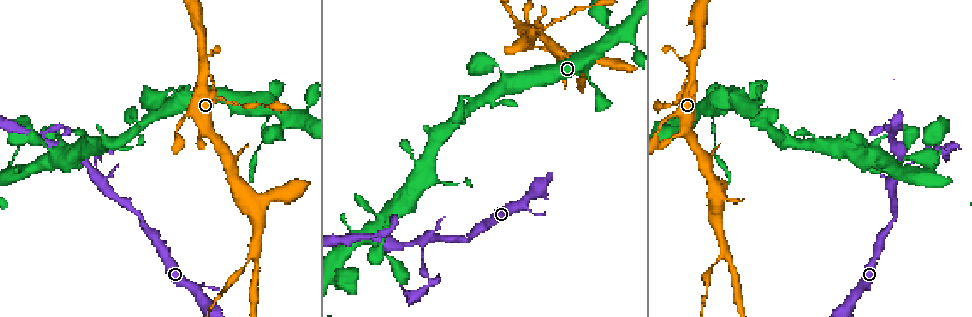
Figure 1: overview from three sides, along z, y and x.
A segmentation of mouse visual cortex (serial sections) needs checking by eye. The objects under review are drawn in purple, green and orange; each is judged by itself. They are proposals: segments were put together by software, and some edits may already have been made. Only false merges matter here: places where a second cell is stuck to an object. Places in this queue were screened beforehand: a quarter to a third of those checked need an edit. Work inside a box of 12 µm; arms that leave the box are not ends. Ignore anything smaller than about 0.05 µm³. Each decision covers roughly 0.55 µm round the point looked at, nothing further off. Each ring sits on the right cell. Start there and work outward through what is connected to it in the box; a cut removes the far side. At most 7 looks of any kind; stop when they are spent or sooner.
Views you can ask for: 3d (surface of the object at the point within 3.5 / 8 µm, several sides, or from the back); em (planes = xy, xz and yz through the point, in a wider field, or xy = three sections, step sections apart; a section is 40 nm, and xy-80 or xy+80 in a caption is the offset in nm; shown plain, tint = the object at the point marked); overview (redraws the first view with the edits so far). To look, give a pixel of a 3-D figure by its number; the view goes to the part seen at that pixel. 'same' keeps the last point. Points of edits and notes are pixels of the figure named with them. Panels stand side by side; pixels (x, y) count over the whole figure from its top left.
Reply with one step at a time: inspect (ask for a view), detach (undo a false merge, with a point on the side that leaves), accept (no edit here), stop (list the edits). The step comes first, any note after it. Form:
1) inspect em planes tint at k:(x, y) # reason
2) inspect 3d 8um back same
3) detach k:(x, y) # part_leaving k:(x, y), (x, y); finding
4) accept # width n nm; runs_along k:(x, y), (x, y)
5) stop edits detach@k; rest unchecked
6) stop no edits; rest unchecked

inspect 3d 3.5um at 1:(244, 269) # a narrow waist

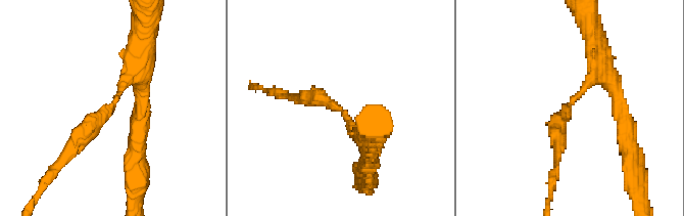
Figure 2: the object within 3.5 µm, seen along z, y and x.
inspect em xy step 3 tint at 2:(571, 106) # arm_widths 250, 300 nm; need the tissue

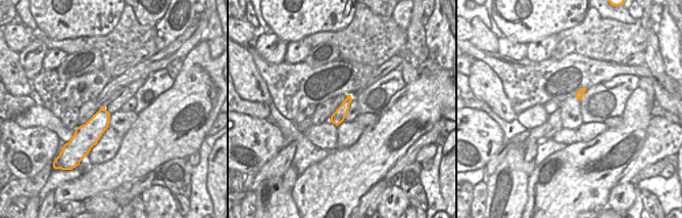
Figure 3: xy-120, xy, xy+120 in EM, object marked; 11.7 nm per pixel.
detach 2:(321, 100) # width 150 nm; part_leaving 2:(345, 113), (320, 97), (283, 94); two cells meet here

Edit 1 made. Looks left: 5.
inspect 3d 3.5um at 1:(267, 118) # sudden change in width

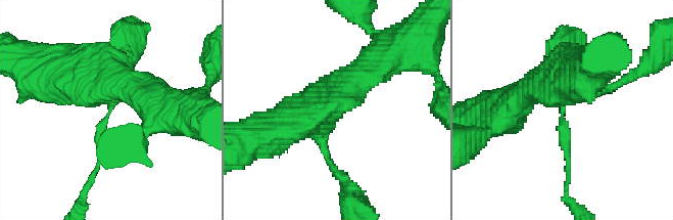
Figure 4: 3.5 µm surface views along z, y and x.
inspect em xy step 5 tint at 4:(106, 115) # now the EM

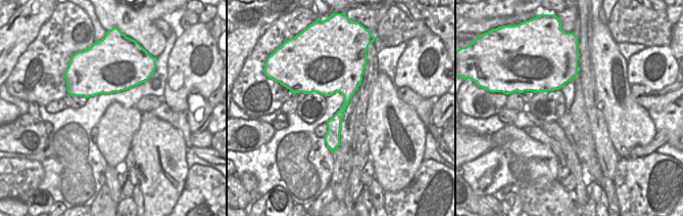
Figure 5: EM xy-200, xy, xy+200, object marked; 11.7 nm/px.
detach 4:(566, 143) # border 5:(343, 103), (346, 105); two cells meet here

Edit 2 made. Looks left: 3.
inspect 3d 8um at 1:(94, 173) # side arm on a straight run

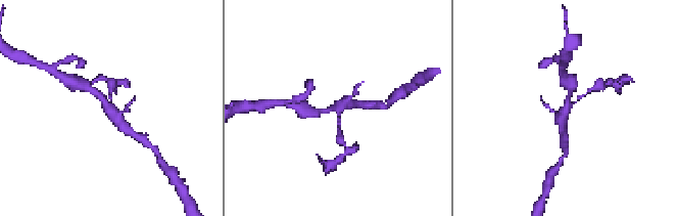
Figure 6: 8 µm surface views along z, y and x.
inspect 3d 3.5um back at 6:(337, 107) # zoom in

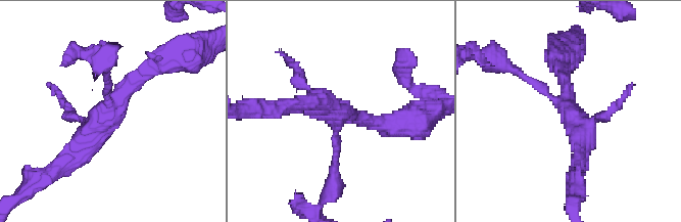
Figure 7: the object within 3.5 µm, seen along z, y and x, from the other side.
inspect em xy step 1 tint at 7:(568, 112) # now the EM

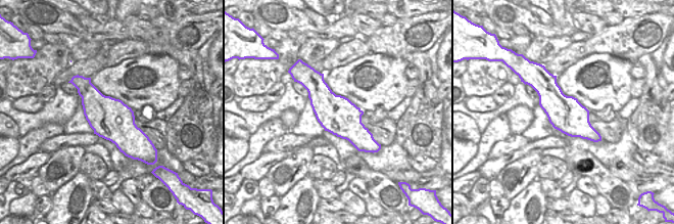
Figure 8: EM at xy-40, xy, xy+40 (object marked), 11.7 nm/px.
accept # runs_along 7:(65, 161), (141, 73), (160, 67); continuous, no second cell

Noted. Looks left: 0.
stop edits detach@2, detach@4; rest unchecked

